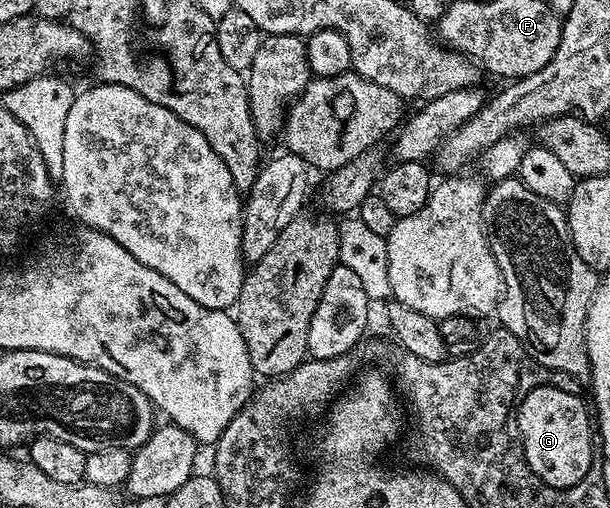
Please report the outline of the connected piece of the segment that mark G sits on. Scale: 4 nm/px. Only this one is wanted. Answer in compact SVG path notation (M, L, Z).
M541 385L536 387L530 393L526 393L526 397L521 401L520 406L516 408L515 420L516 420L516 429L518 432L518 438L522 449L524 450L524 460L526 465L539 477L543 483L550 485L551 487L573 487L578 485L584 479L589 478L594 471L594 463L592 467L592 447L594 451L594 419L590 414L589 404L586 402L584 404L584 399L580 395L575 395L572 391L563 391L560 387L548 387L549 385Z

